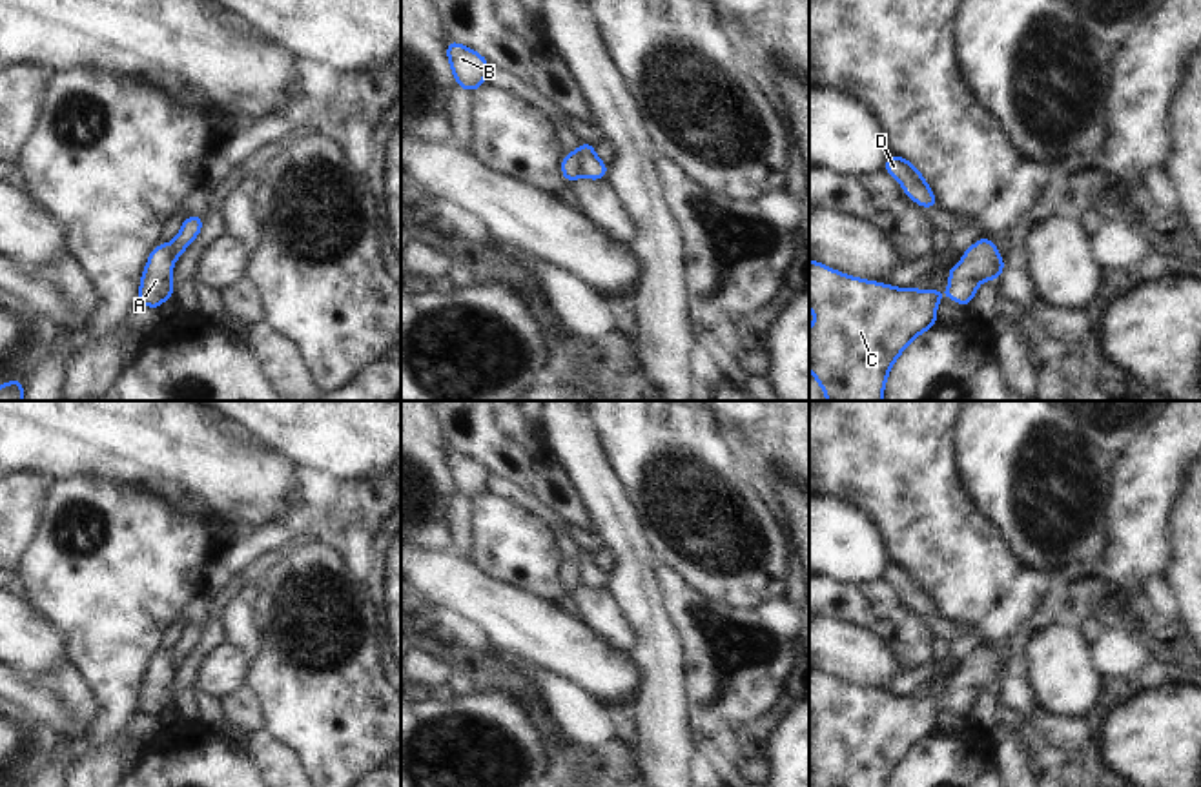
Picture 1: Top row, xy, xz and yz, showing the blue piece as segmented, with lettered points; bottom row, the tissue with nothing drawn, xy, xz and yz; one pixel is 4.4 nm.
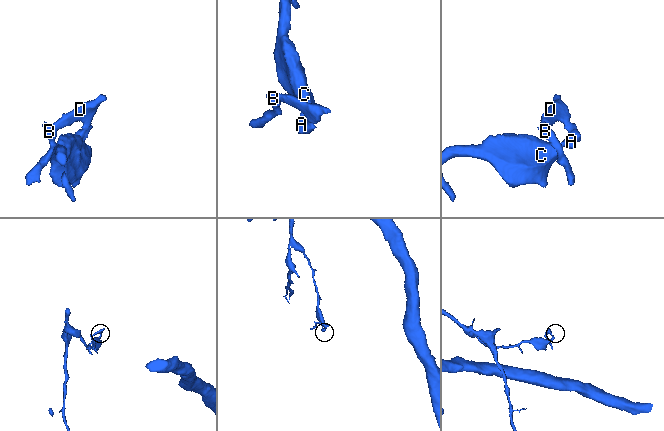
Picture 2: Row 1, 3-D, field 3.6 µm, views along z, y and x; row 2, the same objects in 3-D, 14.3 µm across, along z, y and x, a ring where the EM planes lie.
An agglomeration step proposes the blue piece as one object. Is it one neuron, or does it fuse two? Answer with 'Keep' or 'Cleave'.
Cleave.

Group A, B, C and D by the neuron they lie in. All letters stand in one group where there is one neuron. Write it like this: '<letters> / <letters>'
A C / B D

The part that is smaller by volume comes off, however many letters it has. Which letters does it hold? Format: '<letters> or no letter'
B, D

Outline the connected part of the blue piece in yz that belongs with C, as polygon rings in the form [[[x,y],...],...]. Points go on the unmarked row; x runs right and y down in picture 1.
[[[809,669],[809,716],[815,727],[809,736],[809,767],[815,771],[809,782],[815,787],[888,787],[895,769],[926,738],[937,734],[940,700],[895,696],[891,692],[858,687],[837,680],[818,669]]]

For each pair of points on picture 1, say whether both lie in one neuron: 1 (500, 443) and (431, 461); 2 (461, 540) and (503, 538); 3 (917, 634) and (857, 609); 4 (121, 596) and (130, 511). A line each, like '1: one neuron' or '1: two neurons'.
1: two neurons
2: two neurons
3: one neuron
4: one neuron

